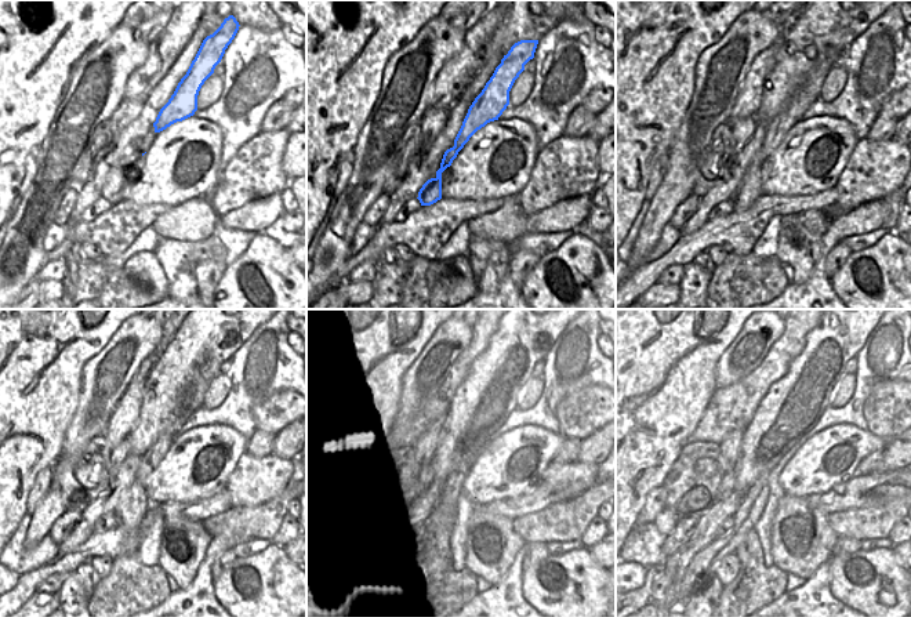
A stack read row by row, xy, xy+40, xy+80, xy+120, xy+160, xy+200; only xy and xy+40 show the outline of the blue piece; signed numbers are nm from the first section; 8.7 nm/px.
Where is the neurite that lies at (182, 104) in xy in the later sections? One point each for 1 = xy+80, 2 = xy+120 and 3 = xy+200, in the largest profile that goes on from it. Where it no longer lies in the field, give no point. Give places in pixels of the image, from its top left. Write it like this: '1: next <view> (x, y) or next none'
1: next xy+80 (750, 188)
2: next xy+120 (133, 504)
3: next xy+200 (754, 501)

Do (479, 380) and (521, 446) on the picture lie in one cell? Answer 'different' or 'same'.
different

